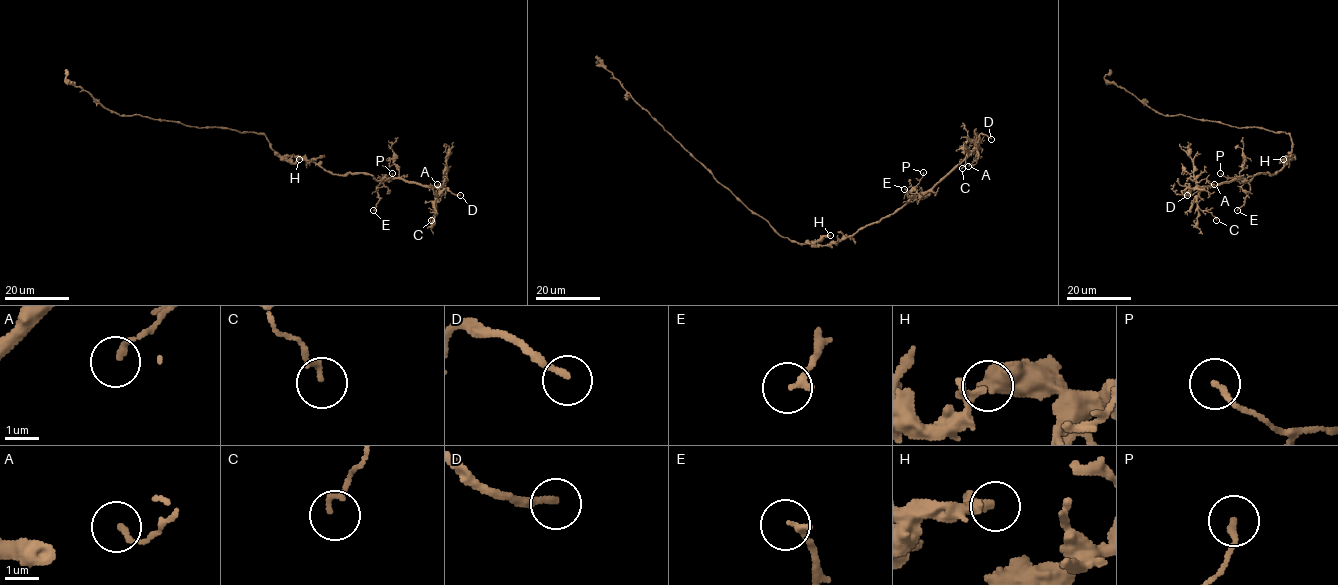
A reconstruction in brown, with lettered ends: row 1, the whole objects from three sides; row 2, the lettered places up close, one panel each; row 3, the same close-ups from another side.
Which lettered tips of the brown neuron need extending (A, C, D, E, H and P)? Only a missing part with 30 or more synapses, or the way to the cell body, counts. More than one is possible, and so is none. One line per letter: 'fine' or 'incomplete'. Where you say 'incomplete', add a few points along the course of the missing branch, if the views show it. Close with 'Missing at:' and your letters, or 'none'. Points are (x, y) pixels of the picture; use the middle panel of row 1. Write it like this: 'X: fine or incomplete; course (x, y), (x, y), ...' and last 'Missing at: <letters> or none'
A: fine
C: fine
D: incomplete; course (991, 139), (1009, 145), (1009, 155), (1001, 167), (1001, 189)
E: fine
H: fine
P: fine
Missing at: D

